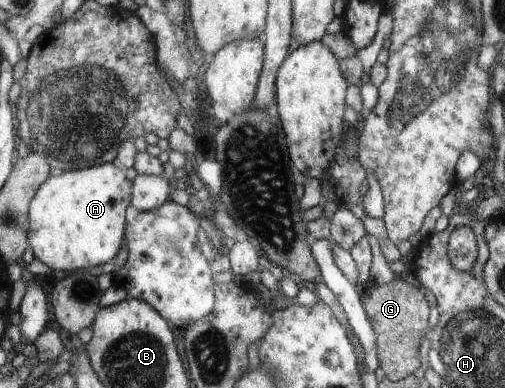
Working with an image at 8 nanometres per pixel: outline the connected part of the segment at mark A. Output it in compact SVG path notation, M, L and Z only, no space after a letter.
M114 162L50 177L31 206L31 247L37 258L51 269L64 272L111 263L124 242L124 216L133 189L134 182Z

